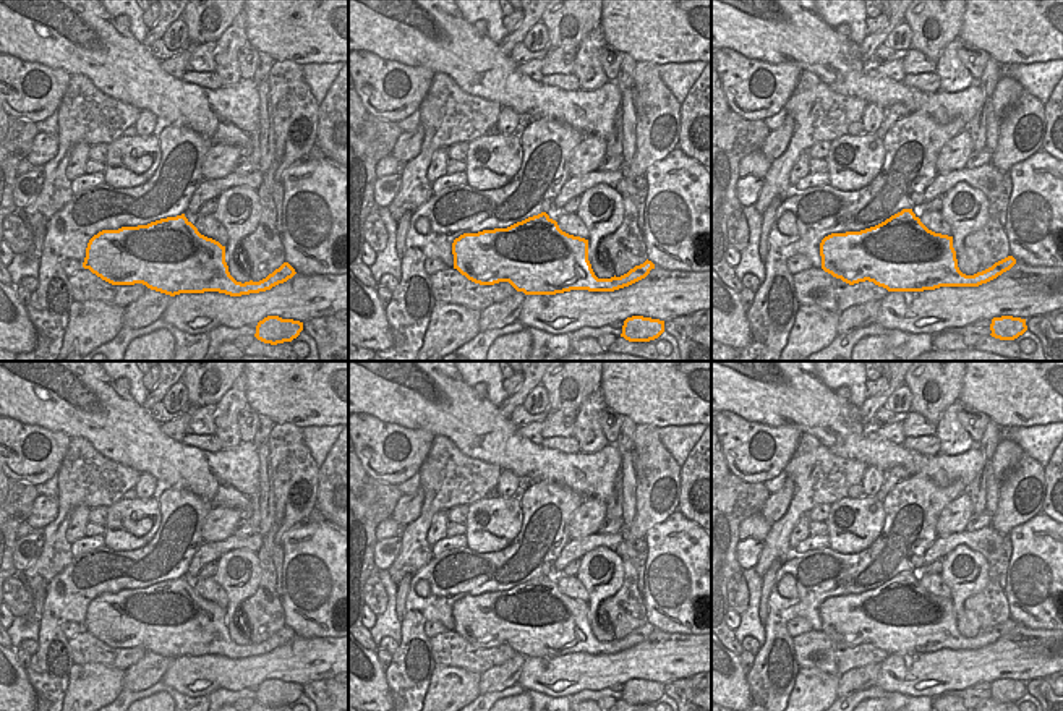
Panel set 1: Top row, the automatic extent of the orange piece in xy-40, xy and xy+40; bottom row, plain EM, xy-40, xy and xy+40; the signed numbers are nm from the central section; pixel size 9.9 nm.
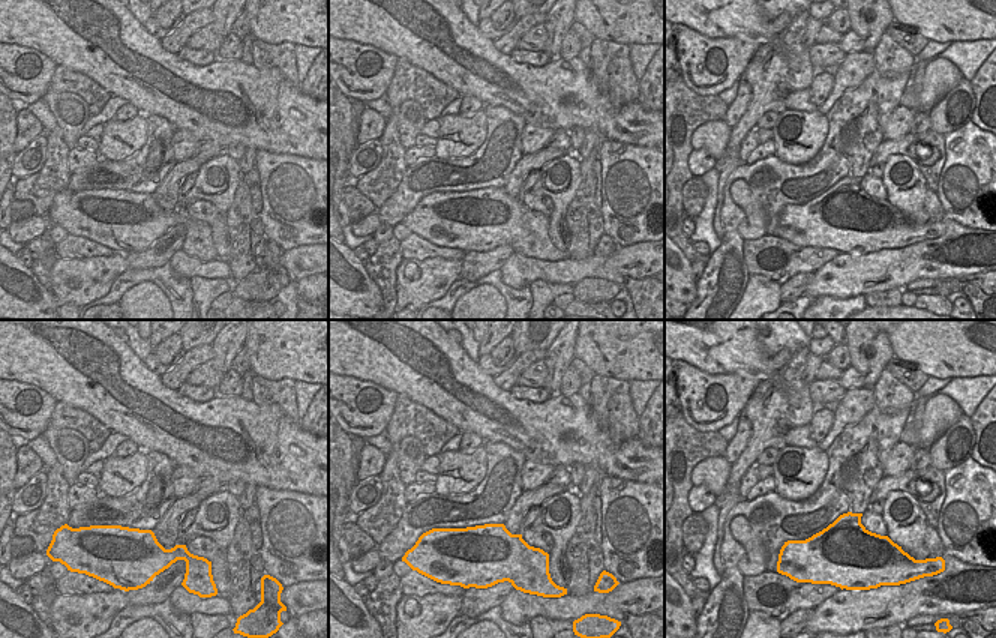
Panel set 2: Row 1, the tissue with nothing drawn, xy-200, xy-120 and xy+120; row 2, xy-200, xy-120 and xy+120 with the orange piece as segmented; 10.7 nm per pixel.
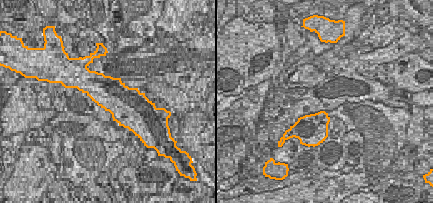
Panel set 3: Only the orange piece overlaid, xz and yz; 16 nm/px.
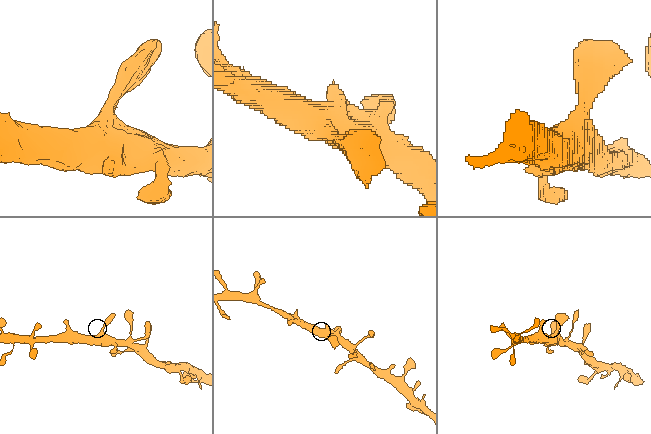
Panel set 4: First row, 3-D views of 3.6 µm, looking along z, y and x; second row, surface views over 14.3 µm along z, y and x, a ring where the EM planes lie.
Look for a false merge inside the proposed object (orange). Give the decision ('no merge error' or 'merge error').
no merge error

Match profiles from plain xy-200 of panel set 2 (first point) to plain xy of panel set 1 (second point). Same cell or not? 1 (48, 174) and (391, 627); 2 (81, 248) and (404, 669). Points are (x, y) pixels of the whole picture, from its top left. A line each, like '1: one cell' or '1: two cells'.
1: two cells
2: two cells

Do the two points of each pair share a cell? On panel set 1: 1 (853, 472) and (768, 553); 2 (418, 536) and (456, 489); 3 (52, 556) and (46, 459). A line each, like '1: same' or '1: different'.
1: same
2: same
3: different

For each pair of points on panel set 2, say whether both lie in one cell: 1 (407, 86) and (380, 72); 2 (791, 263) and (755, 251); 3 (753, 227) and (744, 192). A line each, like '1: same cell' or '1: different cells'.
1: different cells
2: same cell
3: same cell

